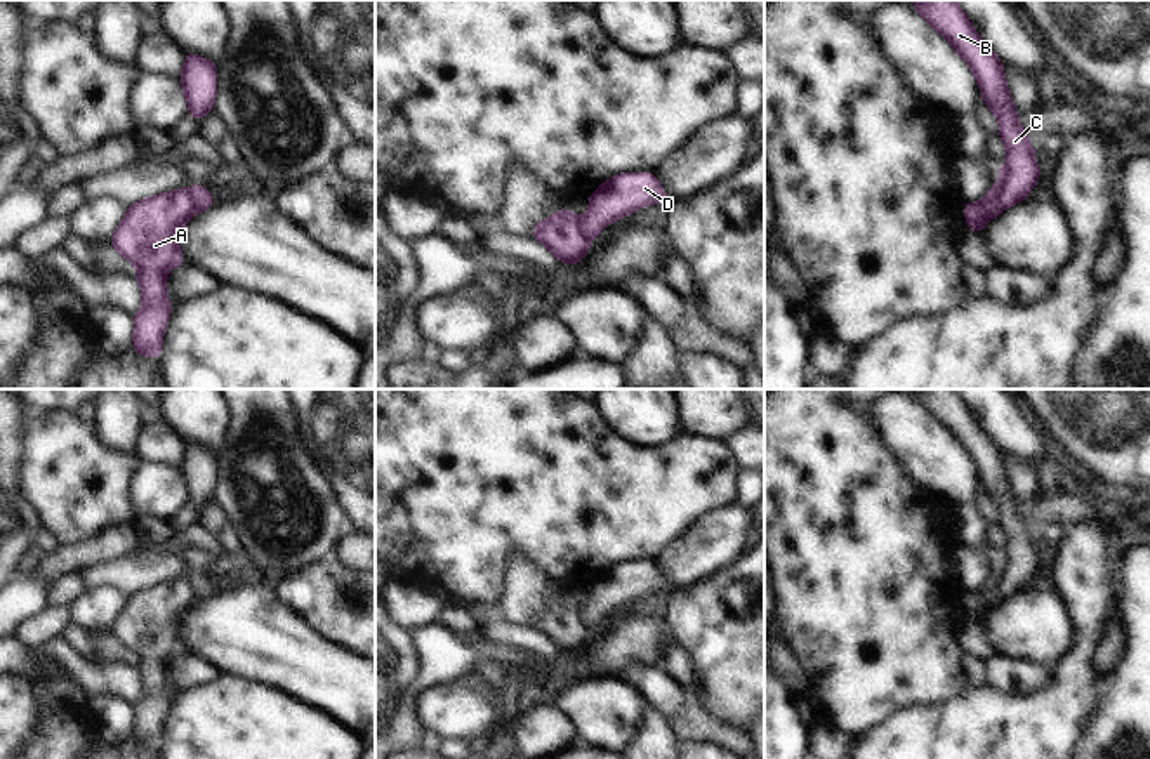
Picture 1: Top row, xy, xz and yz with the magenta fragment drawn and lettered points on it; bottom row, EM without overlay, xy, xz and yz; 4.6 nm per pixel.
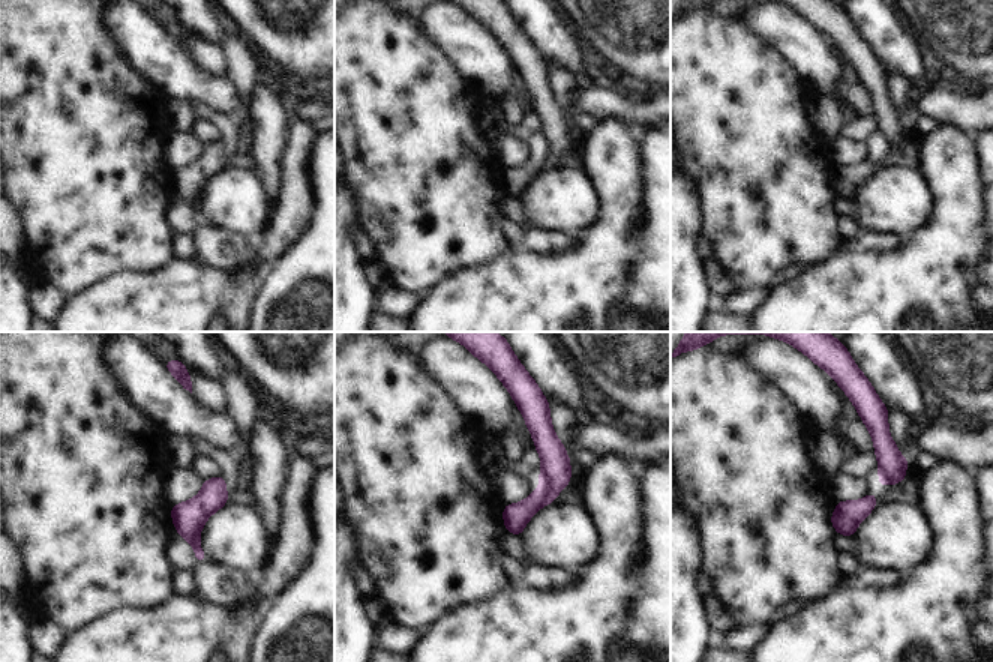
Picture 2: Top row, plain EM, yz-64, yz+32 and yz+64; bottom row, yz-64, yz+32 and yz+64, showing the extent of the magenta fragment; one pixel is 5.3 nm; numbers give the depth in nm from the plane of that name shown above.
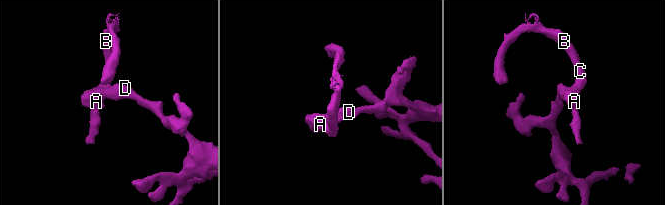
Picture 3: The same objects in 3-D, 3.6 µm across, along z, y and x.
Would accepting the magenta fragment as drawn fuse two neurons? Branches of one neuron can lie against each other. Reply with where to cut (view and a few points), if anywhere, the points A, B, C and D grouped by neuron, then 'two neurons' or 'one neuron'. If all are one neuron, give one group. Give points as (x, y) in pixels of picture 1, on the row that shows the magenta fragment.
cut in yz along (999, 184), (1001, 191), (992, 200), (980, 204), (985, 223); A B C / D; two neurons

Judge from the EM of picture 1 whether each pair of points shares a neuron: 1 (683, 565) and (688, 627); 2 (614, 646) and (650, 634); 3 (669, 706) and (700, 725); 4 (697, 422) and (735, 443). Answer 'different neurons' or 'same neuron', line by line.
1: different neurons
2: same neuron
3: different neurons
4: different neurons

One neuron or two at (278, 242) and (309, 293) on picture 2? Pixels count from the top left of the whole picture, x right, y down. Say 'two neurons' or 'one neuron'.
two neurons

